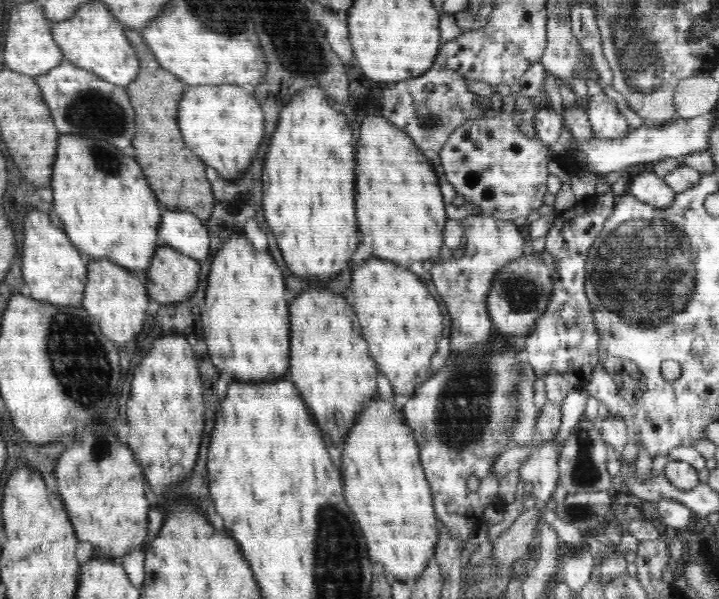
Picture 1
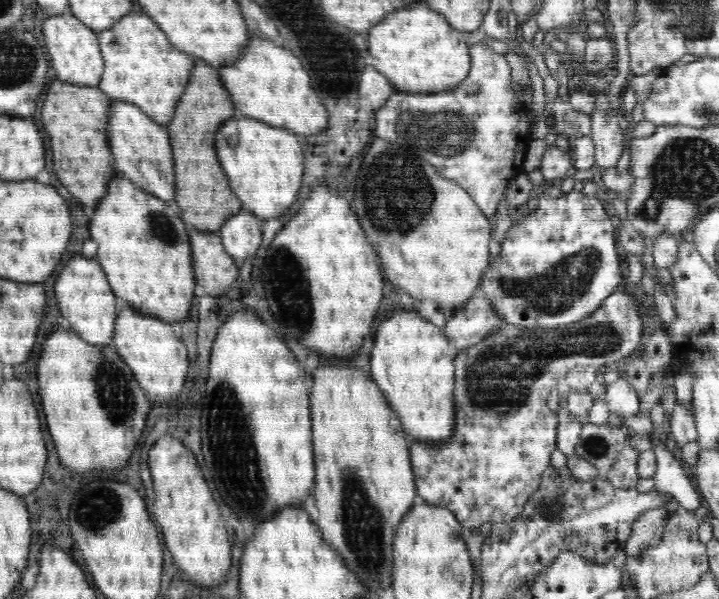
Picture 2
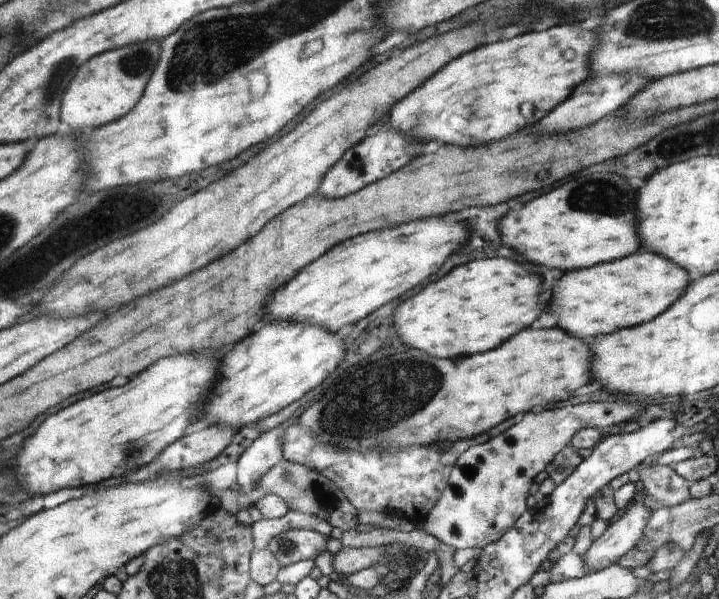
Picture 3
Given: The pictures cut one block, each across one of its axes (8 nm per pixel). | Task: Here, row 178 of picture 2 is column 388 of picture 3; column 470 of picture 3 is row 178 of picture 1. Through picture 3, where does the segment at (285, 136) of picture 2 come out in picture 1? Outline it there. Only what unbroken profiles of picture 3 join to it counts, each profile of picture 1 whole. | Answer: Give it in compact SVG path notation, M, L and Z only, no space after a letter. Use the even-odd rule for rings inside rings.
M187 85L178 105L177 121L184 142L212 166L220 178L235 179L250 166L264 138L264 111L254 96L238 85Z

